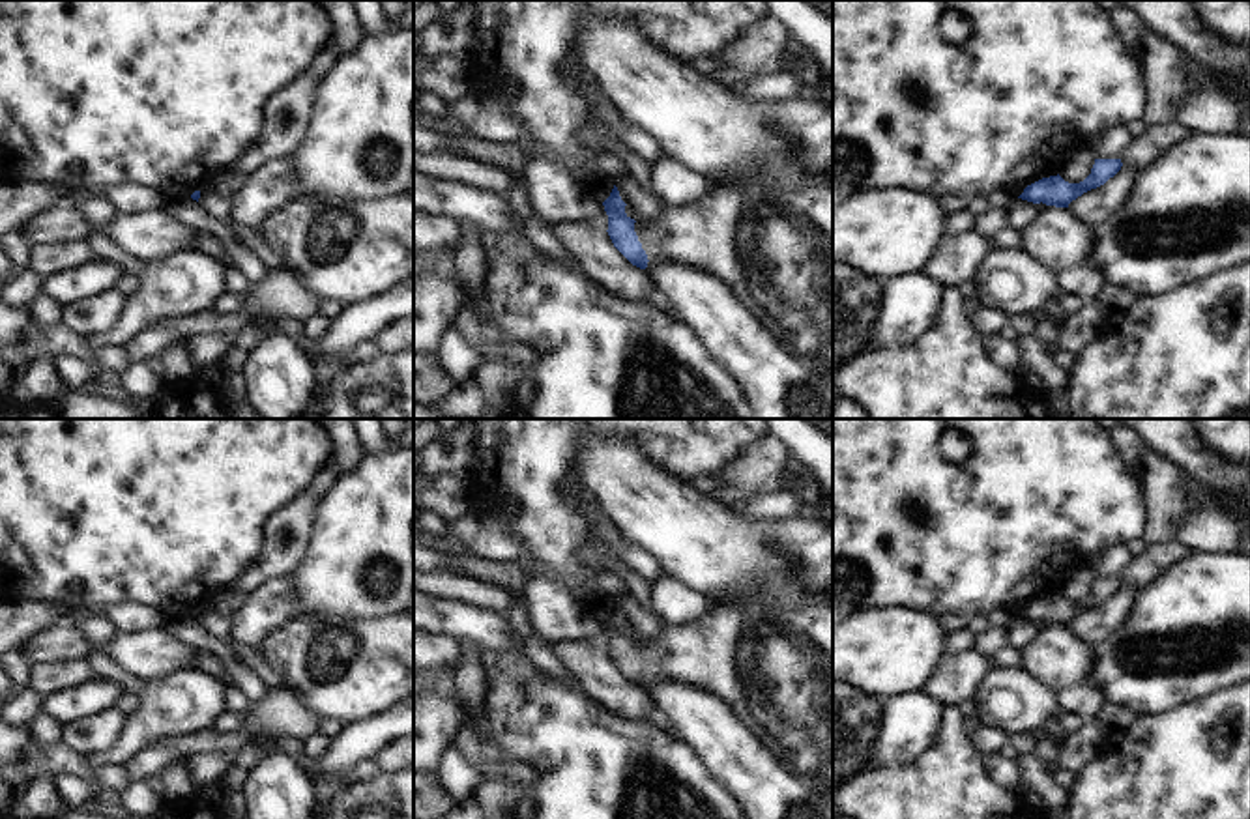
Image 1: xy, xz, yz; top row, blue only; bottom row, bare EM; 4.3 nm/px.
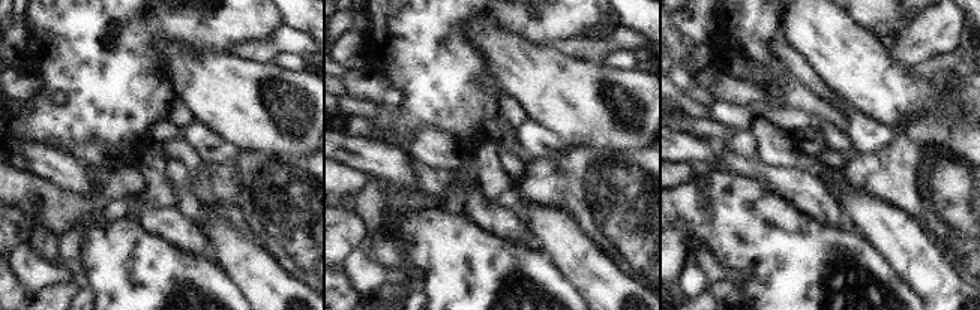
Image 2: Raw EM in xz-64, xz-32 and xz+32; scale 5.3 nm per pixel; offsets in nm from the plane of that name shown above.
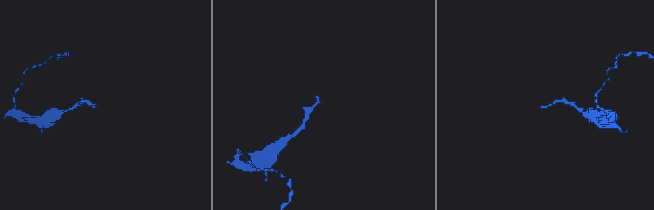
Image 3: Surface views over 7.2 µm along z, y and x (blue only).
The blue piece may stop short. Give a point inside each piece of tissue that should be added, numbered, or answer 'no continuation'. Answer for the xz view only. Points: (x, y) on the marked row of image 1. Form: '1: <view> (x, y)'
1: xz (773, 249)

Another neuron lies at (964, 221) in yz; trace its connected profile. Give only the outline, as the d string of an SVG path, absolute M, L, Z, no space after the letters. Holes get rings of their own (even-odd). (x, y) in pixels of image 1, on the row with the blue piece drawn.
M967 209L958 211L954 215L949 215L949 219L947 219L947 236L954 237L954 236L960 236L960 234L975 232L977 224L979 224L977 215L973 215Z

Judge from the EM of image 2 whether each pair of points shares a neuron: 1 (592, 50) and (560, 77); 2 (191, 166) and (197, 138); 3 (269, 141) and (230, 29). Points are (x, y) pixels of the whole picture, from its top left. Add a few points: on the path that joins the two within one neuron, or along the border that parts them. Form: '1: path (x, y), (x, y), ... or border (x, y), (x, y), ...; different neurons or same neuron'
1: border (551, 47), (566, 56), (596, 63); different neurons
2: border (185, 140), (203, 163); different neurons
3: border (192, 51), (219, 51), (227, 54); different neurons

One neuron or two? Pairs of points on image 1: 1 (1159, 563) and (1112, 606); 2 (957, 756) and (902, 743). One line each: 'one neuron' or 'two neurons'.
1: one neuron
2: two neurons

